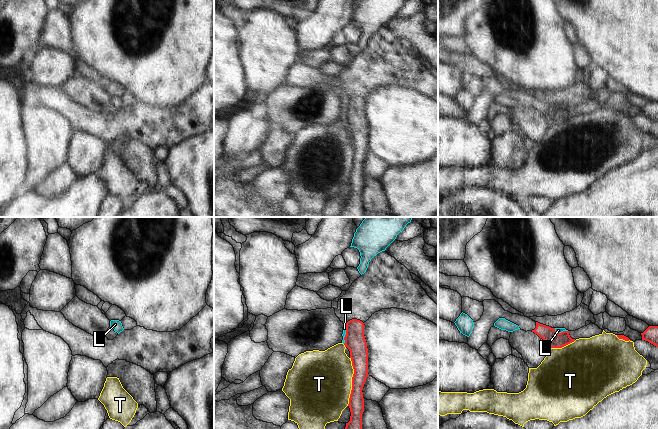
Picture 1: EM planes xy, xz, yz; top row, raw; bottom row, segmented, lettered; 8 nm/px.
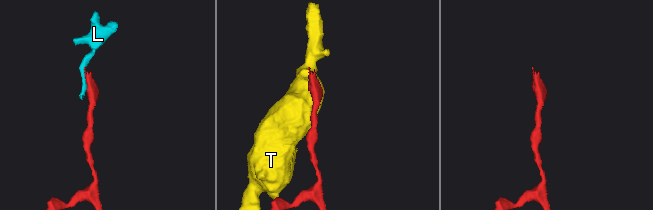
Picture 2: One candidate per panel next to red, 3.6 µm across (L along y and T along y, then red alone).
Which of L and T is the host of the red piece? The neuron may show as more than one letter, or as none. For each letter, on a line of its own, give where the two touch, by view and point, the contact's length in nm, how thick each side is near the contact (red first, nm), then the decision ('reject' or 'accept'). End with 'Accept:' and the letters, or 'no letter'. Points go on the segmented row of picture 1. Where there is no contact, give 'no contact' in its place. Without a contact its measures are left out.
L: xz (346, 334) | 160 nm | 170/30 nm | reject
T: xz (352, 381) | 400 nm | 140/500 nm | reject
Accept: no letter

